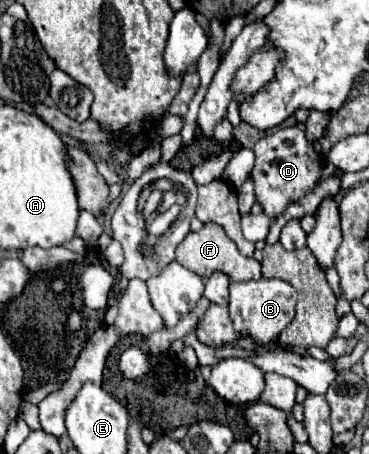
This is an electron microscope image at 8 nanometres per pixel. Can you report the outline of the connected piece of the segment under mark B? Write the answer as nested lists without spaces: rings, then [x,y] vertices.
[[[260,278],[258,282],[232,282],[228,308],[236,332],[240,332],[242,336],[250,336],[256,342],[270,342],[292,322],[296,308],[296,290],[284,280]]]

